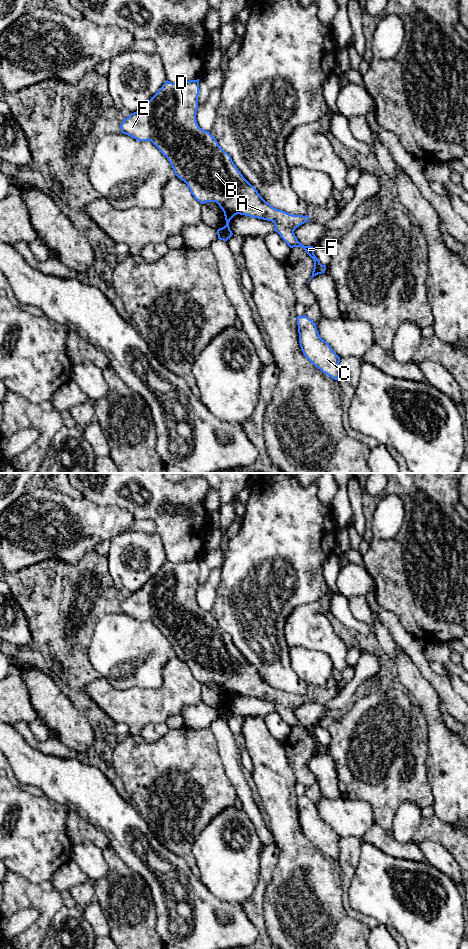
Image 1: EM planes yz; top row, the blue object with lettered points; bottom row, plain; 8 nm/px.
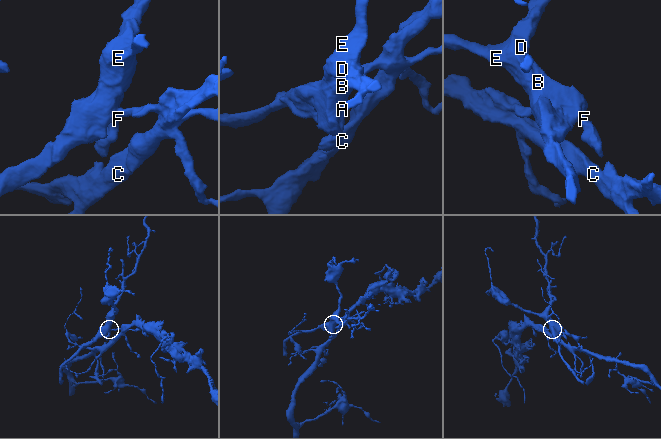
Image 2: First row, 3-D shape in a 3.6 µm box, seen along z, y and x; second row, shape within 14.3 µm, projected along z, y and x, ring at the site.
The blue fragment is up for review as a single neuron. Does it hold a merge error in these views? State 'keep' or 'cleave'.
cleave

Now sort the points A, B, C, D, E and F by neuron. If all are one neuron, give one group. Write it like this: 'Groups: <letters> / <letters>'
Groups: A B D E F / C

